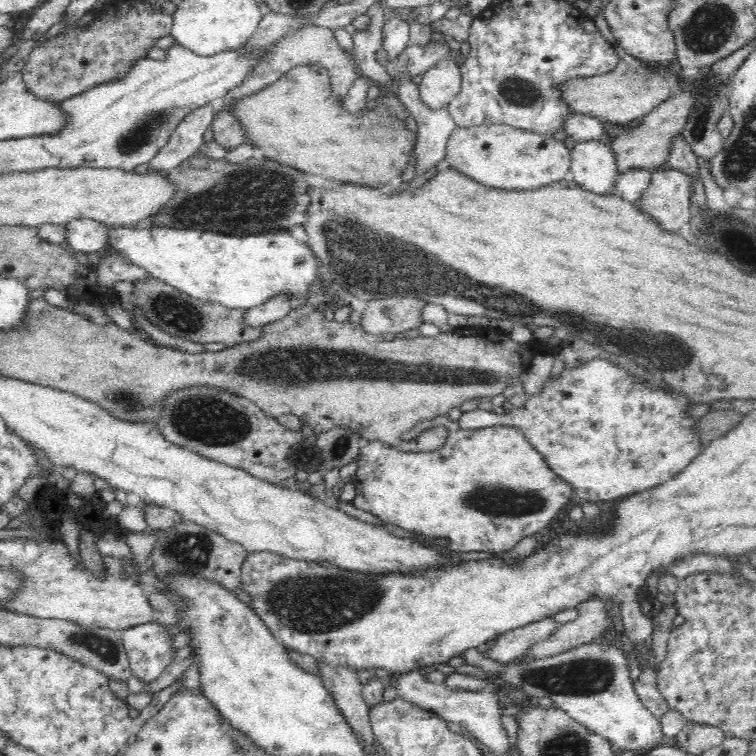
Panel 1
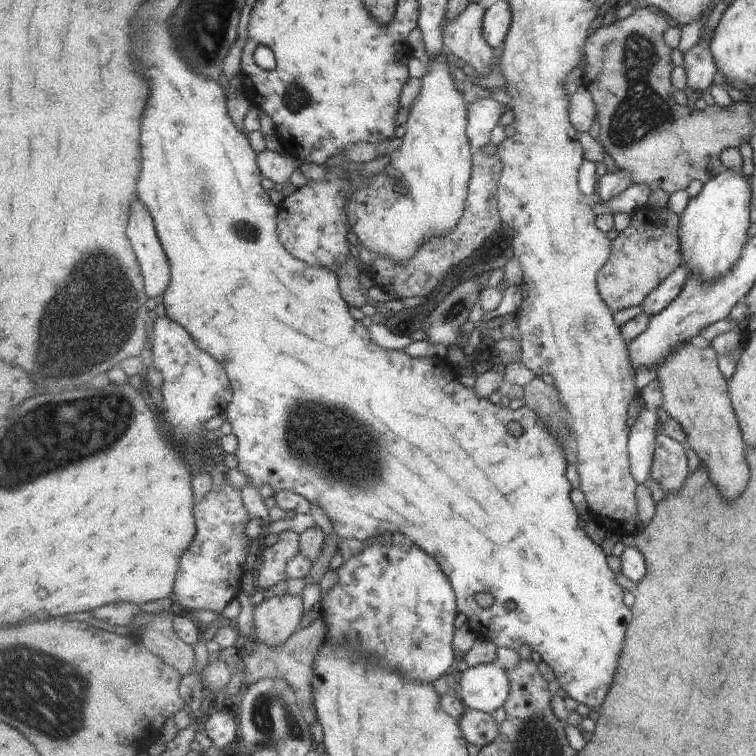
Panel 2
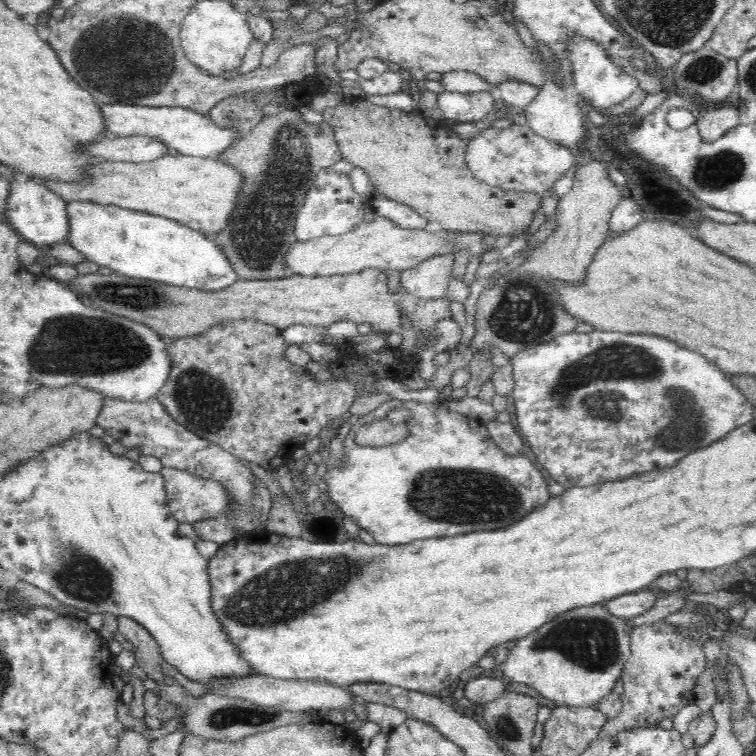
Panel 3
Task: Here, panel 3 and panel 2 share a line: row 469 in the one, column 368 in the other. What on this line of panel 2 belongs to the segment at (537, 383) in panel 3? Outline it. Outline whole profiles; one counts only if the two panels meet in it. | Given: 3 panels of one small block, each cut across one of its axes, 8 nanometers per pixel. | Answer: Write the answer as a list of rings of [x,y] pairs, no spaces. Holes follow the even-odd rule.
[[[411,538],[403,544],[371,544],[349,557],[338,568],[338,583],[323,598],[322,619],[327,624],[326,636],[333,644],[347,644],[361,656],[363,662],[377,660],[391,672],[401,672],[409,681],[433,684],[447,675],[458,655],[454,647],[457,596],[449,577],[429,552],[417,546]]]

